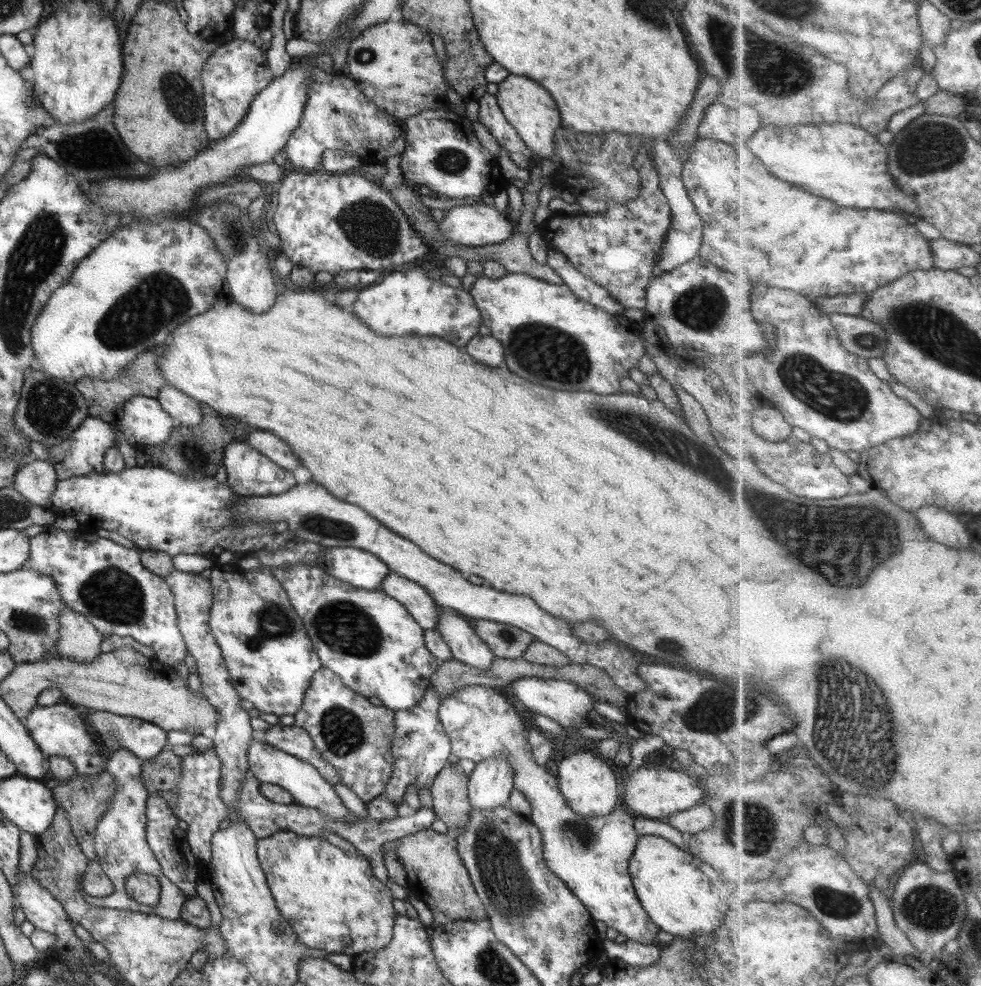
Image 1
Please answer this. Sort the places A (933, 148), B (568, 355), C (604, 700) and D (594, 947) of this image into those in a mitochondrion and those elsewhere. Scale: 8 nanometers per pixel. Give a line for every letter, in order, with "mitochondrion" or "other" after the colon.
A: mitochondrion
B: mitochondrion
C: other
D: other

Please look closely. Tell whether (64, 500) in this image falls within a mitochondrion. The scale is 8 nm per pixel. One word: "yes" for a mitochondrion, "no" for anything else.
no

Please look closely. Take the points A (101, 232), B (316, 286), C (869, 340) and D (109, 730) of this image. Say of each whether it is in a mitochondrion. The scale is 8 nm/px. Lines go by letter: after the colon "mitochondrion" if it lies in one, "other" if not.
A: other
B: other
C: mitochondrion
D: mitochondrion

